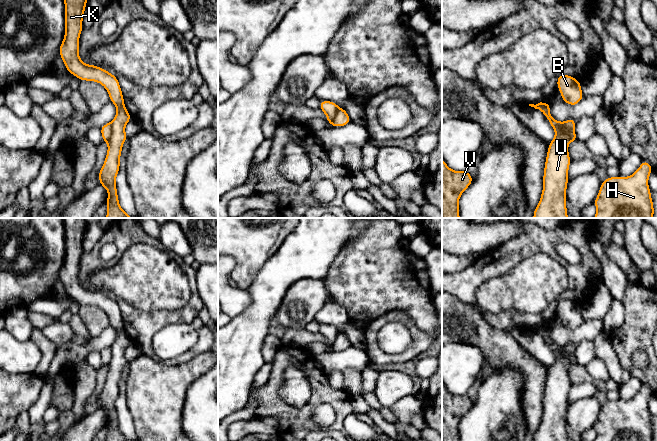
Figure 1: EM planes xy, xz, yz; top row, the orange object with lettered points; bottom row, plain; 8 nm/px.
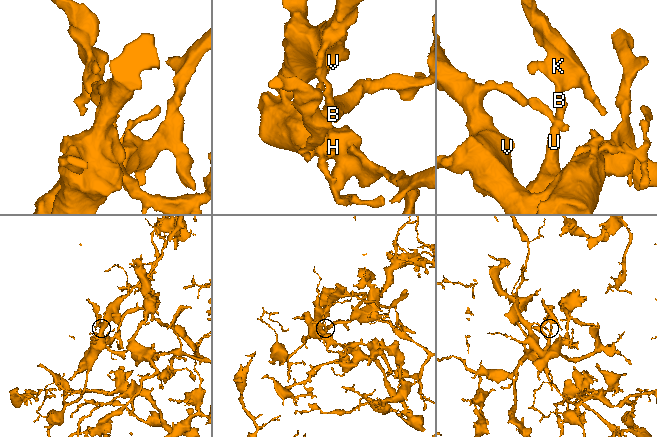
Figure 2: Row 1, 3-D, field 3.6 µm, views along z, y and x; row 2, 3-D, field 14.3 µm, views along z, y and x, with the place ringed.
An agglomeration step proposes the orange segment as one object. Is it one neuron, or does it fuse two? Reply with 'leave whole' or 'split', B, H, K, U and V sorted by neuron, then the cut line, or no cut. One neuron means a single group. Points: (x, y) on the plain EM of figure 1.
split; B H K U / V; cut in xy along (110, 347), (111, 360), (107, 365)

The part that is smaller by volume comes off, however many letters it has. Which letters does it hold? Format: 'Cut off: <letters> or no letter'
Cut off: V

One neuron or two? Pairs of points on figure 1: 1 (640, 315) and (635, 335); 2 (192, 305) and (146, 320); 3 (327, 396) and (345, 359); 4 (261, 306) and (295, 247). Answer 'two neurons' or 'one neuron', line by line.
1: one neuron
2: one neuron
3: two neurons
4: one neuron

